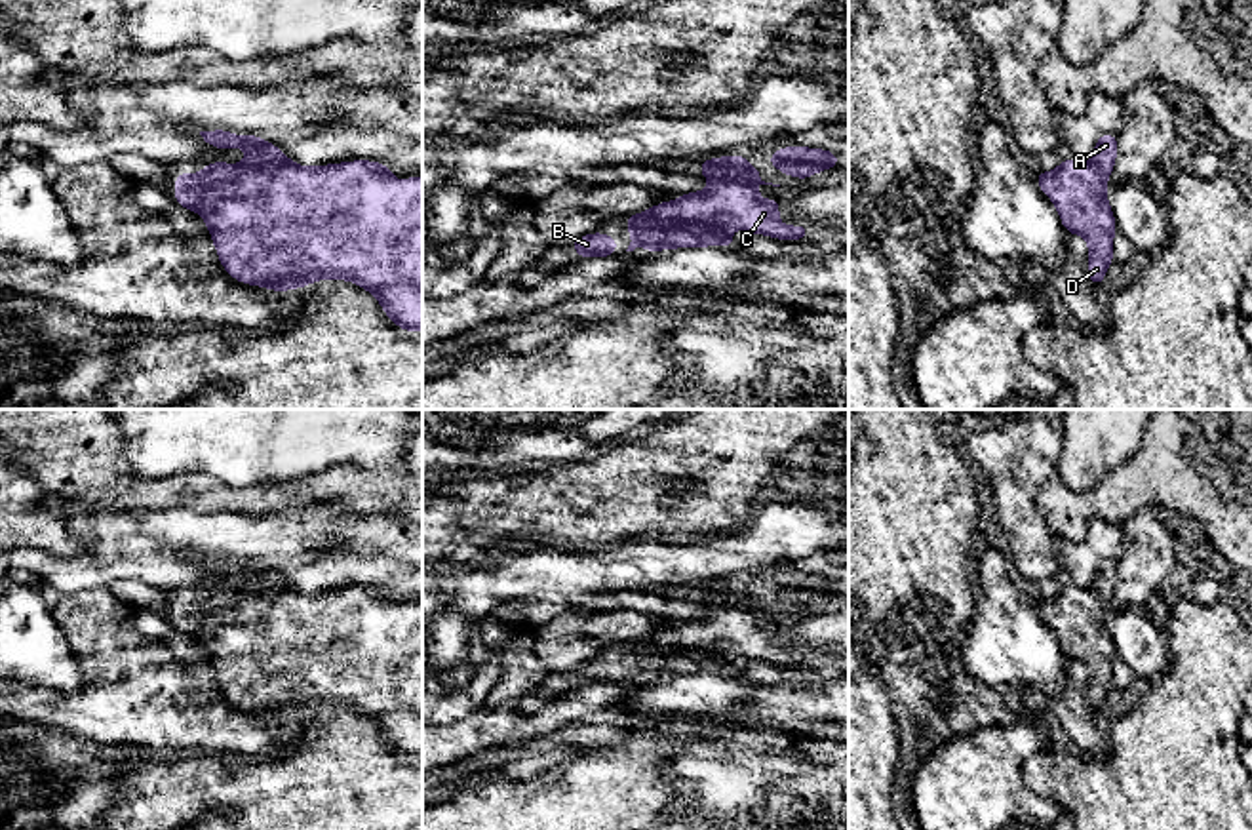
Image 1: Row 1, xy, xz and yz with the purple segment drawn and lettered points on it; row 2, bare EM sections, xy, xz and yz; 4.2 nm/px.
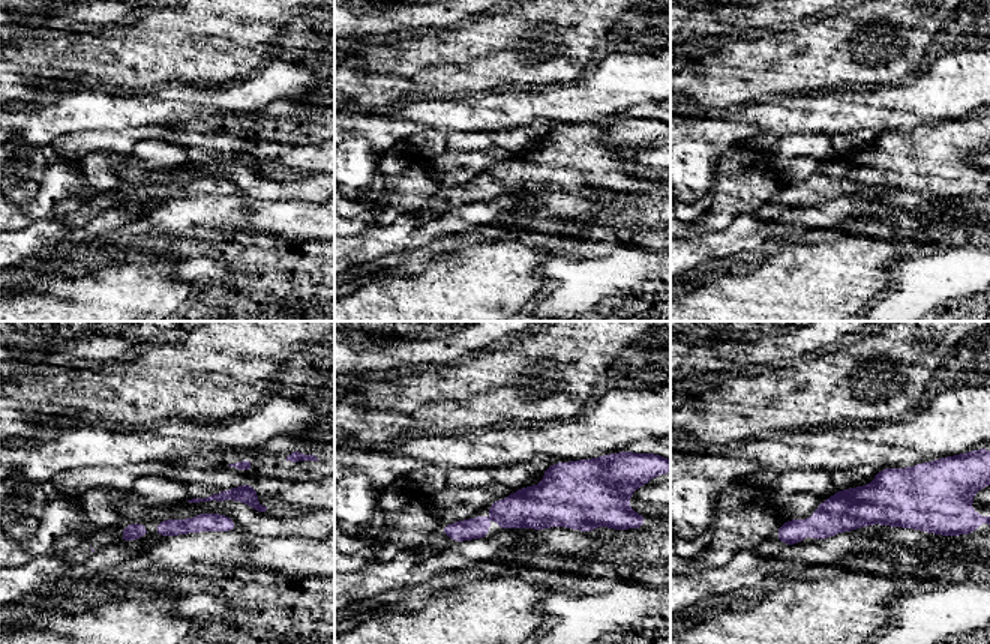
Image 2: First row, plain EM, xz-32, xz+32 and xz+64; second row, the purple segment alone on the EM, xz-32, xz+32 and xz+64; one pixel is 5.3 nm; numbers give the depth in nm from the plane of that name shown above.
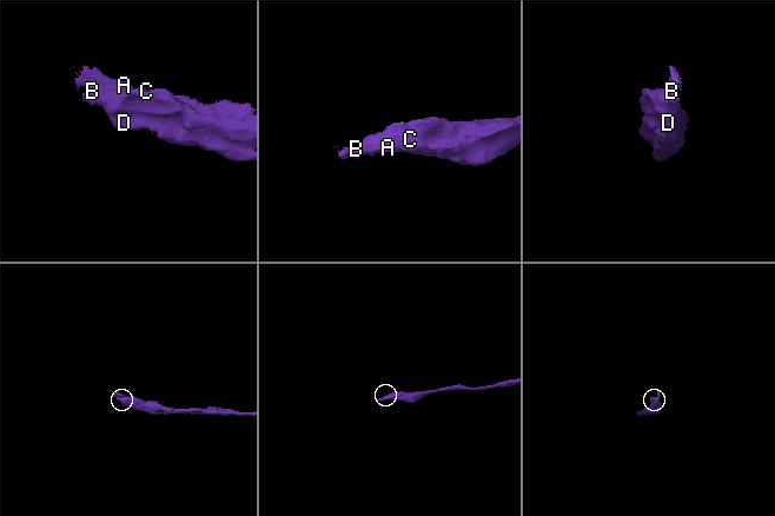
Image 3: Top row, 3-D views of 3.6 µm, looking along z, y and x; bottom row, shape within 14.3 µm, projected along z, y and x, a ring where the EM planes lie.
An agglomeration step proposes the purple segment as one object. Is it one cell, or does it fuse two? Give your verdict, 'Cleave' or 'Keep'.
Keep

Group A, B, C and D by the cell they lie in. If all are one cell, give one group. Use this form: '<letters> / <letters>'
A B C D

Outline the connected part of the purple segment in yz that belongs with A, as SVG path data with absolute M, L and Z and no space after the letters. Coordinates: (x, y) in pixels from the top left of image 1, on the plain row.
M1102 560L1090 588L1069 584L1052 600L1035 596L1041 617L1056 630L1067 661L1088 666L1086 706L1100 714L1113 689L1111 664L1117 651L1105 624L1105 605L1111 603L1117 583L1117 562Z

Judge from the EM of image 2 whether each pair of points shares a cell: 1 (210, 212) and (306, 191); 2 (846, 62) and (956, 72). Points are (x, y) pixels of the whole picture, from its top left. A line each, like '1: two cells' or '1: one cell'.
1: two cells
2: two cells

